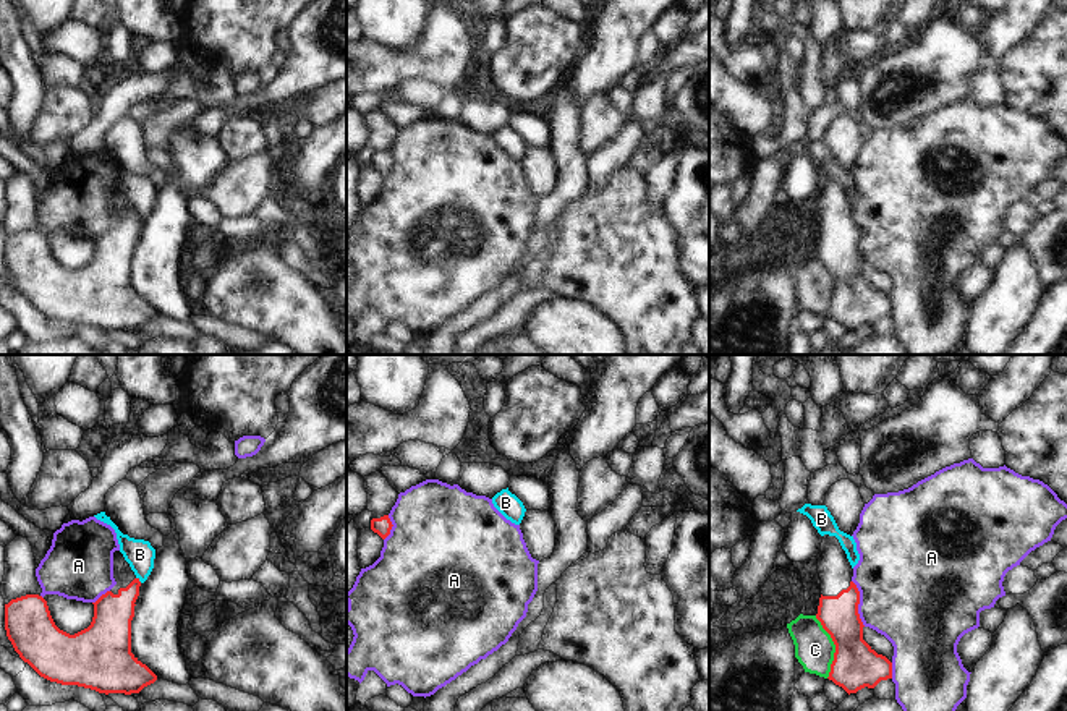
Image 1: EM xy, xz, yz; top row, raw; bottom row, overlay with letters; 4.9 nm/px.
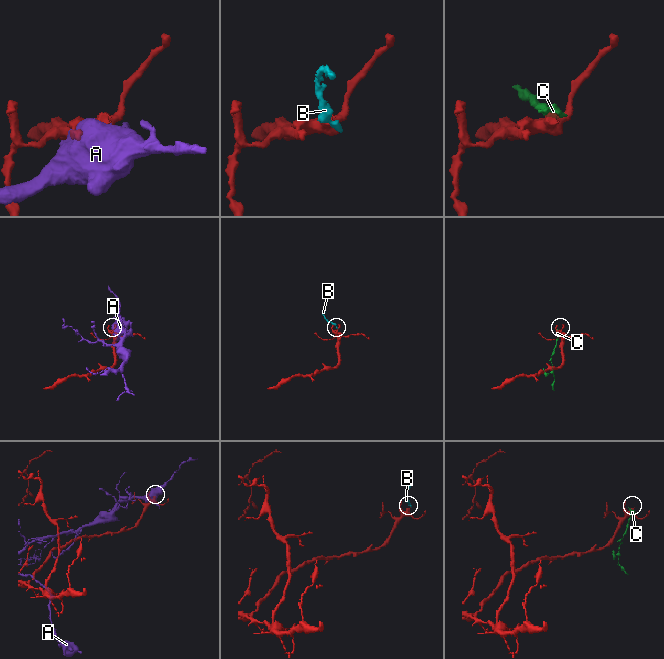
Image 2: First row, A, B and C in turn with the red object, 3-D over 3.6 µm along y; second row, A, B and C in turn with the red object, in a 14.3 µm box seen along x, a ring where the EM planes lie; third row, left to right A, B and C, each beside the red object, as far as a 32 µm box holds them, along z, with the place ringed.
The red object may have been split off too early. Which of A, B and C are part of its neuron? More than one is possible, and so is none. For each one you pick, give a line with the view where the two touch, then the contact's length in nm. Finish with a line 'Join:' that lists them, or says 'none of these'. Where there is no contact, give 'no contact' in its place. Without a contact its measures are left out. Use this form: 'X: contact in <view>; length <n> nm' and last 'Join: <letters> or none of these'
Join: none of these

